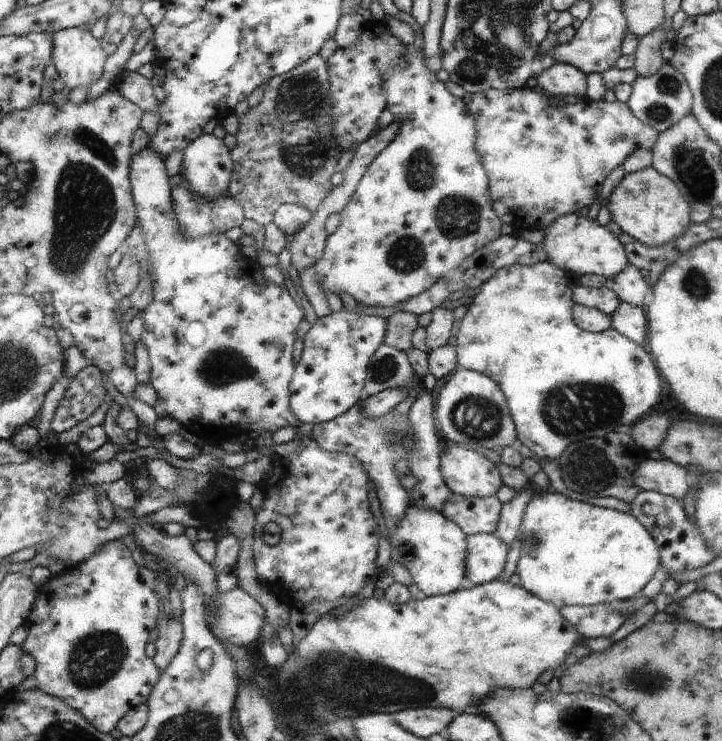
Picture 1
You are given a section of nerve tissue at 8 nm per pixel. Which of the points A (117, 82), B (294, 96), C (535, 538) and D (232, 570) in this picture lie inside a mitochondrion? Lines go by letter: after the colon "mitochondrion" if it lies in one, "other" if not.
A: other
B: mitochondrion
C: mitochondrion
D: other

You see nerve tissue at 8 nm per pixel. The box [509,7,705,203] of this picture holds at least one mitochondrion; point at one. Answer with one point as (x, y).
(668, 86)

